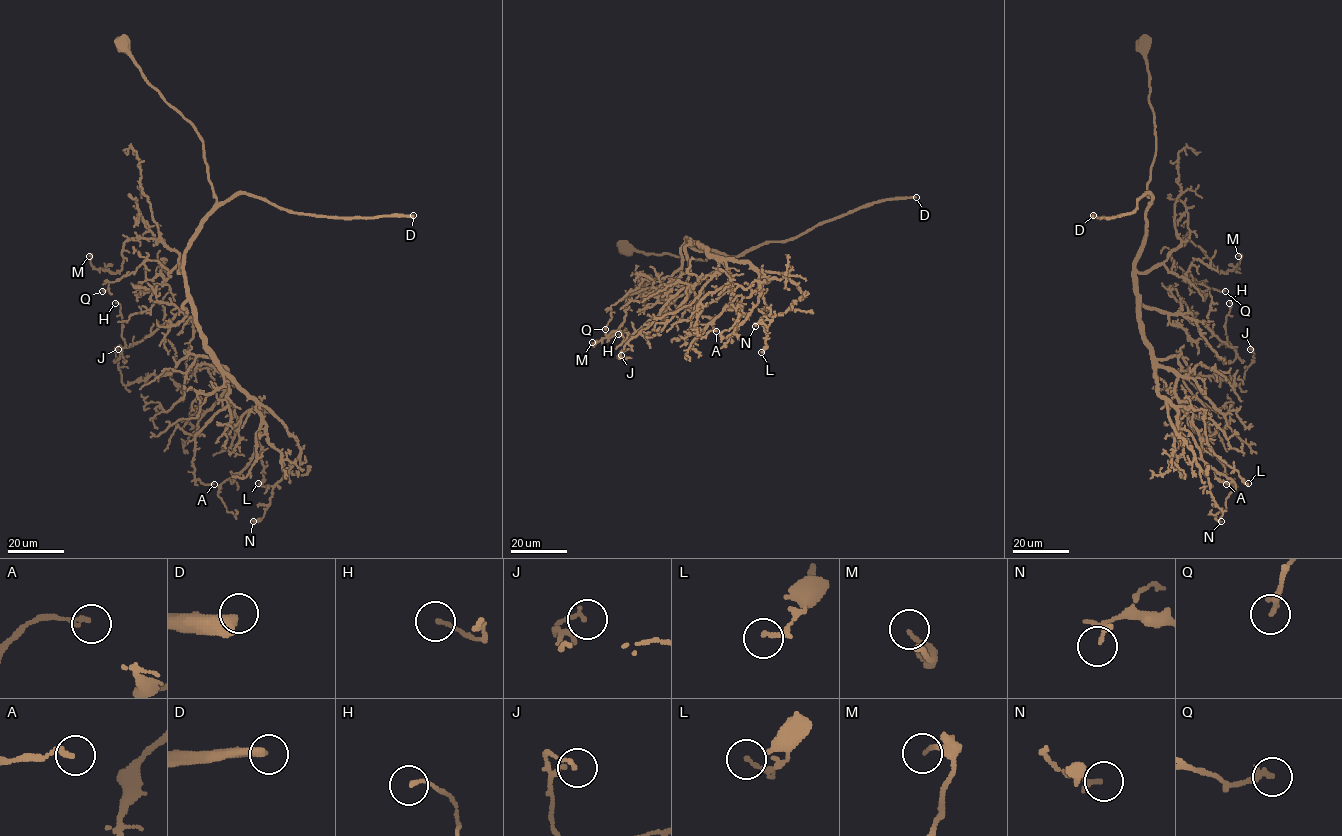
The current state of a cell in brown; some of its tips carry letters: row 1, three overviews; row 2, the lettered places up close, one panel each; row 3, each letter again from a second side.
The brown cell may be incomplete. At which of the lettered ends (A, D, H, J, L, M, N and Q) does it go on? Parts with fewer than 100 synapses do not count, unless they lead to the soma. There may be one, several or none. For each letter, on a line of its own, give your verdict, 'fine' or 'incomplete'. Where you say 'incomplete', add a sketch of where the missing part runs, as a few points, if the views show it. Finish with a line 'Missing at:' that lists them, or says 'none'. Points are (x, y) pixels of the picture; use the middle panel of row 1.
A: fine
D: incomplete
H: fine
J: fine
L: fine
M: fine
N: fine
Q: fine
Missing at: D

